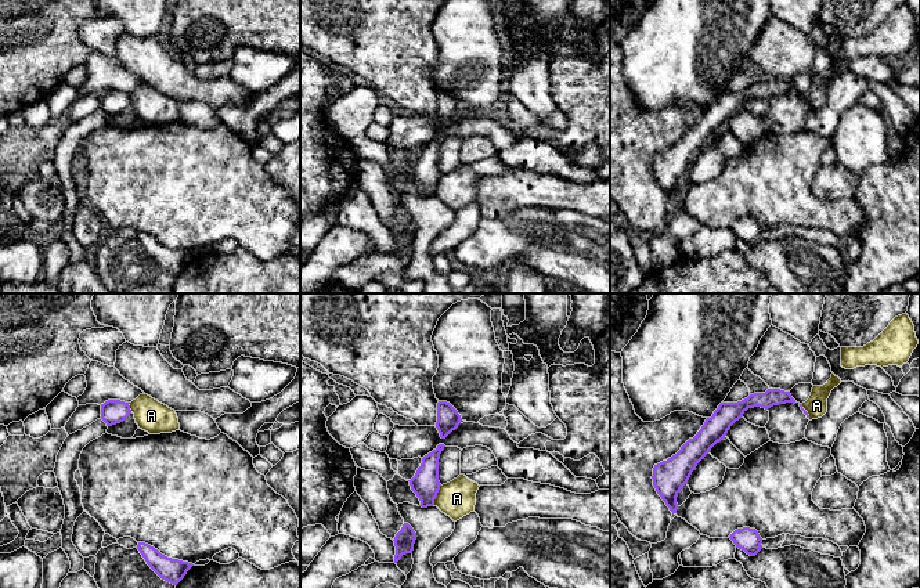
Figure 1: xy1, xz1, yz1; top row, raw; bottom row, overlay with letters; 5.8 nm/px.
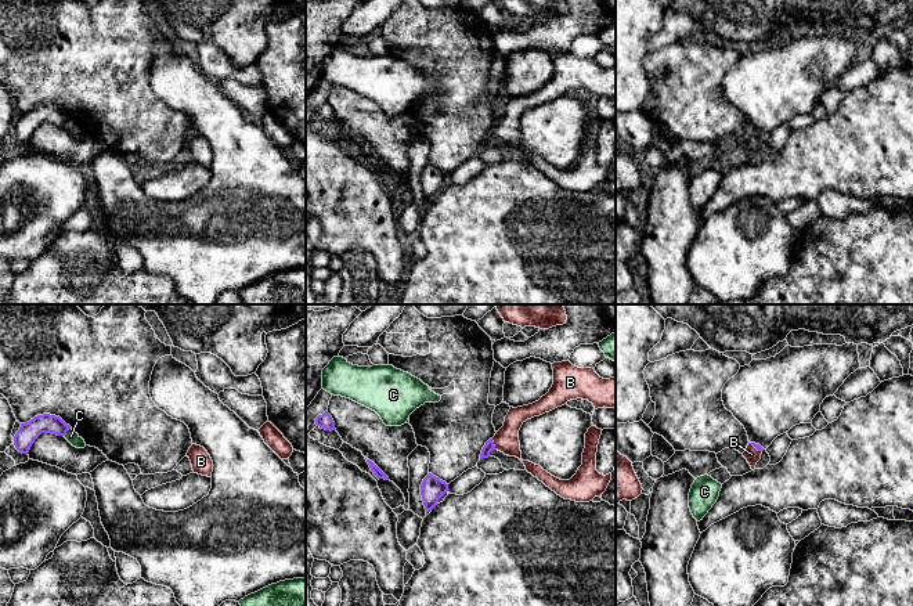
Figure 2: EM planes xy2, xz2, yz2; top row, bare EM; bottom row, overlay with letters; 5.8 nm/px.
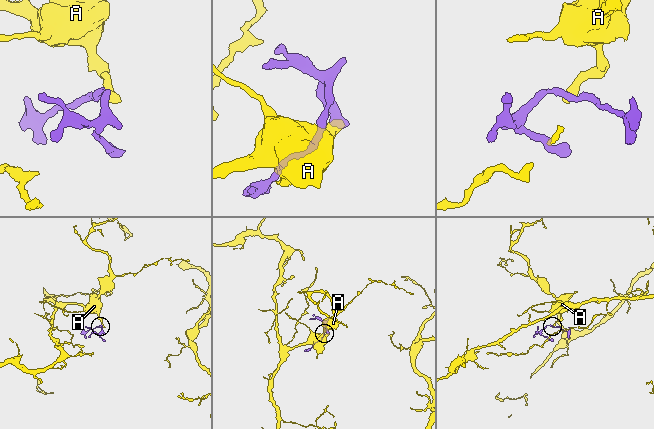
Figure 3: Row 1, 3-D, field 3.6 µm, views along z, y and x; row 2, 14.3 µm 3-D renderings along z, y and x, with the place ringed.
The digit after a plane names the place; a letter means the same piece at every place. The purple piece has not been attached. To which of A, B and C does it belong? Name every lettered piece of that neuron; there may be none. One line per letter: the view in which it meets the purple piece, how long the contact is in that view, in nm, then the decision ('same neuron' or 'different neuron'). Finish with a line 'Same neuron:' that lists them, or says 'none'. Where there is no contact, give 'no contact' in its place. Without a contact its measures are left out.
A: meets purple in xz1; contact 130 nm long; different neuron
B: meets purple in xz2; contact 70 nm long; same neuron
C: meets purple in xy2; contact 70 nm long; different neuron
Same neuron: B

